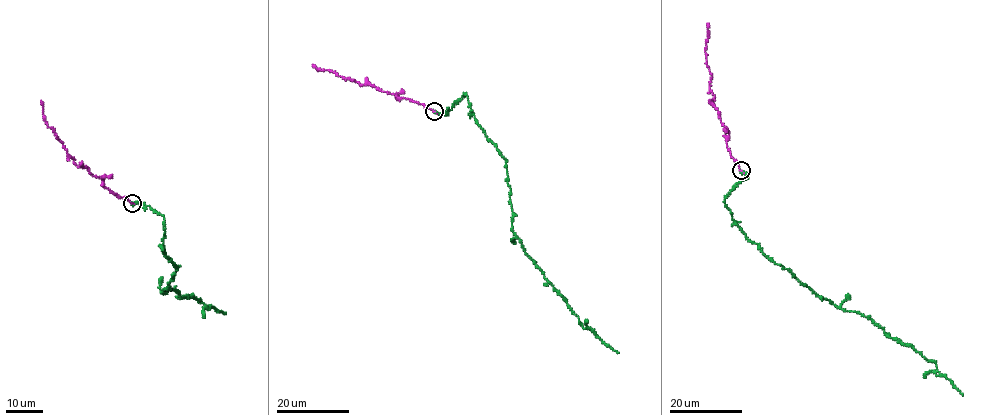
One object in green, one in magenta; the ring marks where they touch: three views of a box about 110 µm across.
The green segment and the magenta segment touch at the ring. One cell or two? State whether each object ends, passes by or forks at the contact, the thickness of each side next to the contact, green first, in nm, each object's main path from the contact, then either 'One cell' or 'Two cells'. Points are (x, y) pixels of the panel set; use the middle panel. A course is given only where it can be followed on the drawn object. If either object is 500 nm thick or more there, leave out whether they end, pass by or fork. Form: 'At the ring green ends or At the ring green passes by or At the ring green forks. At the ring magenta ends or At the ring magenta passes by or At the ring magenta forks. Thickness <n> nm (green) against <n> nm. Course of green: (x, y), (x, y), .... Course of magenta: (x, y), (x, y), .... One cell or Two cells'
At the ring green ends. At the ring magenta ends. Thickness 340 nm (green) against 50 nm. Course of green: (433, 111), (445, 114), (467, 95), (475, 119), (506, 160), (512, 231), (524, 252), (583, 327), (619, 352). Course of magenta: (433, 111), (422, 104), (398, 100), (375, 87), (360, 85), (333, 71), (317, 70), (312, 65). One cell

